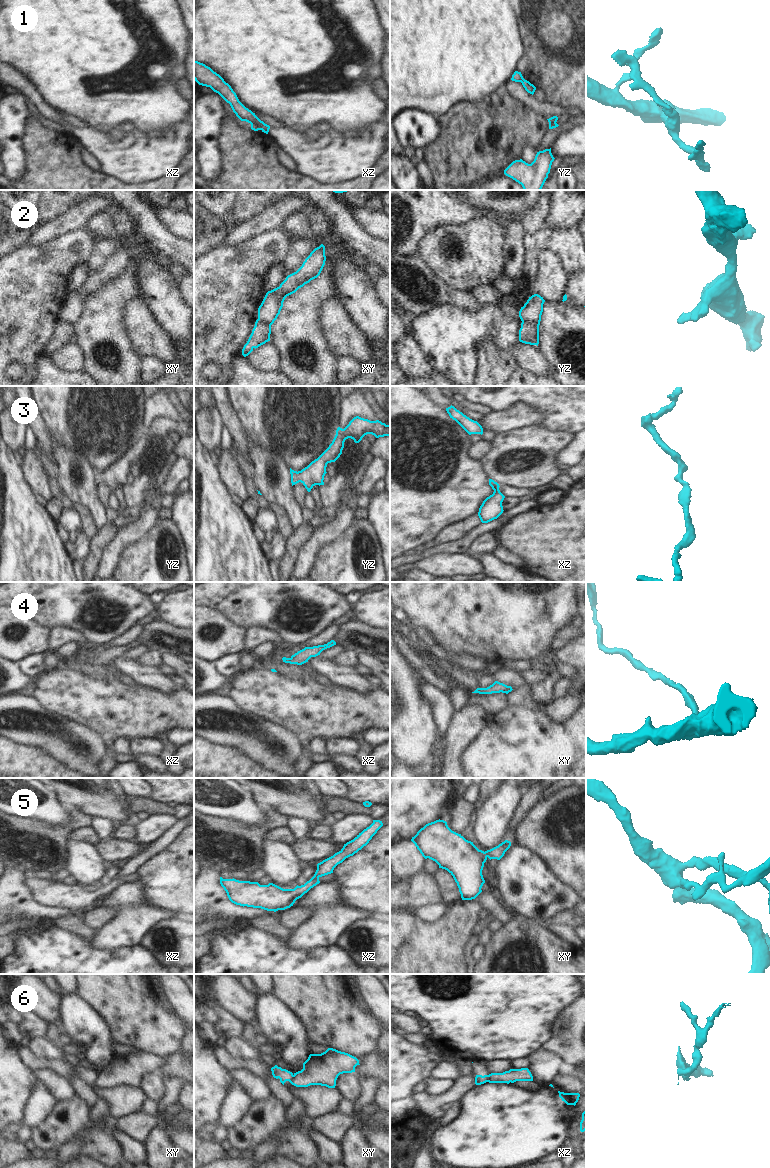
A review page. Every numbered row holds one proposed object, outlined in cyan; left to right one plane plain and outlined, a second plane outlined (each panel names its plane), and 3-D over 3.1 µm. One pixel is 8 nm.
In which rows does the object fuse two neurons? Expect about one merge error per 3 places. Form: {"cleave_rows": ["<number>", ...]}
{"cleave_rows": ["1", "2", "6"]}

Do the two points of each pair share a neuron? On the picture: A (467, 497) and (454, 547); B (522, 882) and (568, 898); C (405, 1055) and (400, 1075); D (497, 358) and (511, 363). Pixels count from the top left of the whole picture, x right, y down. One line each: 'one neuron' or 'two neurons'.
A: two neurons
B: one neuron
C: one neuron
D: one neuron

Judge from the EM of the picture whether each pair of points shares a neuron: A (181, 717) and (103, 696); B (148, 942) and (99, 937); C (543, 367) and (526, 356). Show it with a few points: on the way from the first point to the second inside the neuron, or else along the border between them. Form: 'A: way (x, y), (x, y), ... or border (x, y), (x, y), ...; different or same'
A: way (162, 711), (122, 710); same
B: border (156, 923), (147, 931), (138, 944); different
C: way (539, 365), (530, 357); same

